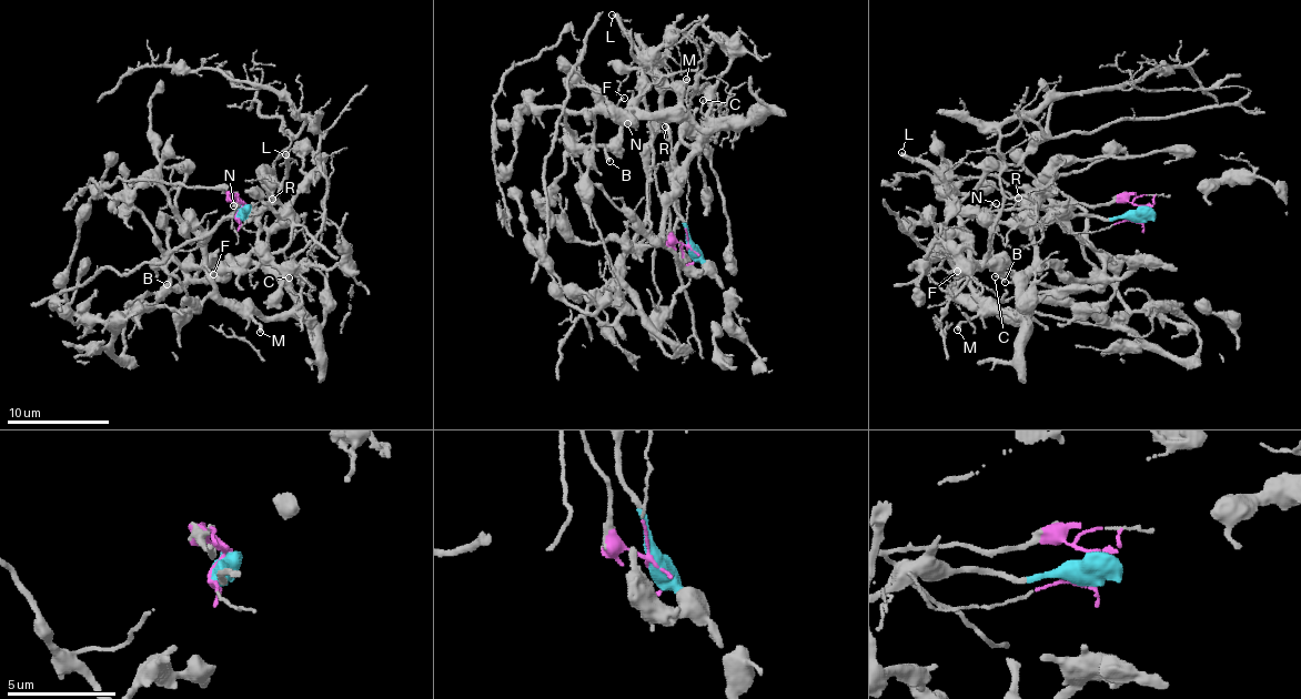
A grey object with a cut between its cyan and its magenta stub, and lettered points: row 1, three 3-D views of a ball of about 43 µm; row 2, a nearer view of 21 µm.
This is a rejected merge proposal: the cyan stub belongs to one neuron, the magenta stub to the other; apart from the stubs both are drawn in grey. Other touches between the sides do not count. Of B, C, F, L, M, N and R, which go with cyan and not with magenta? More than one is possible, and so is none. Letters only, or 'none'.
B, C, F, M

